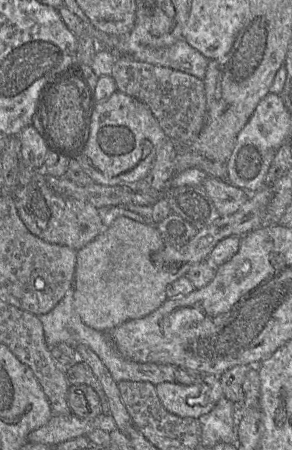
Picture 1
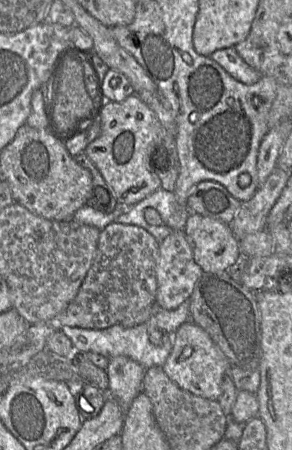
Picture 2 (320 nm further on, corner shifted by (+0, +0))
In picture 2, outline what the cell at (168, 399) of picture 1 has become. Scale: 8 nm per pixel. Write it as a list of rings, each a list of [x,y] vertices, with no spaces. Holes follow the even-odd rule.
[[[189,320],[183,323],[173,334],[173,347],[162,369],[181,389],[202,398],[218,400],[222,393],[223,379],[226,375],[230,375],[231,366],[226,356],[213,342],[210,335],[192,320]]]

